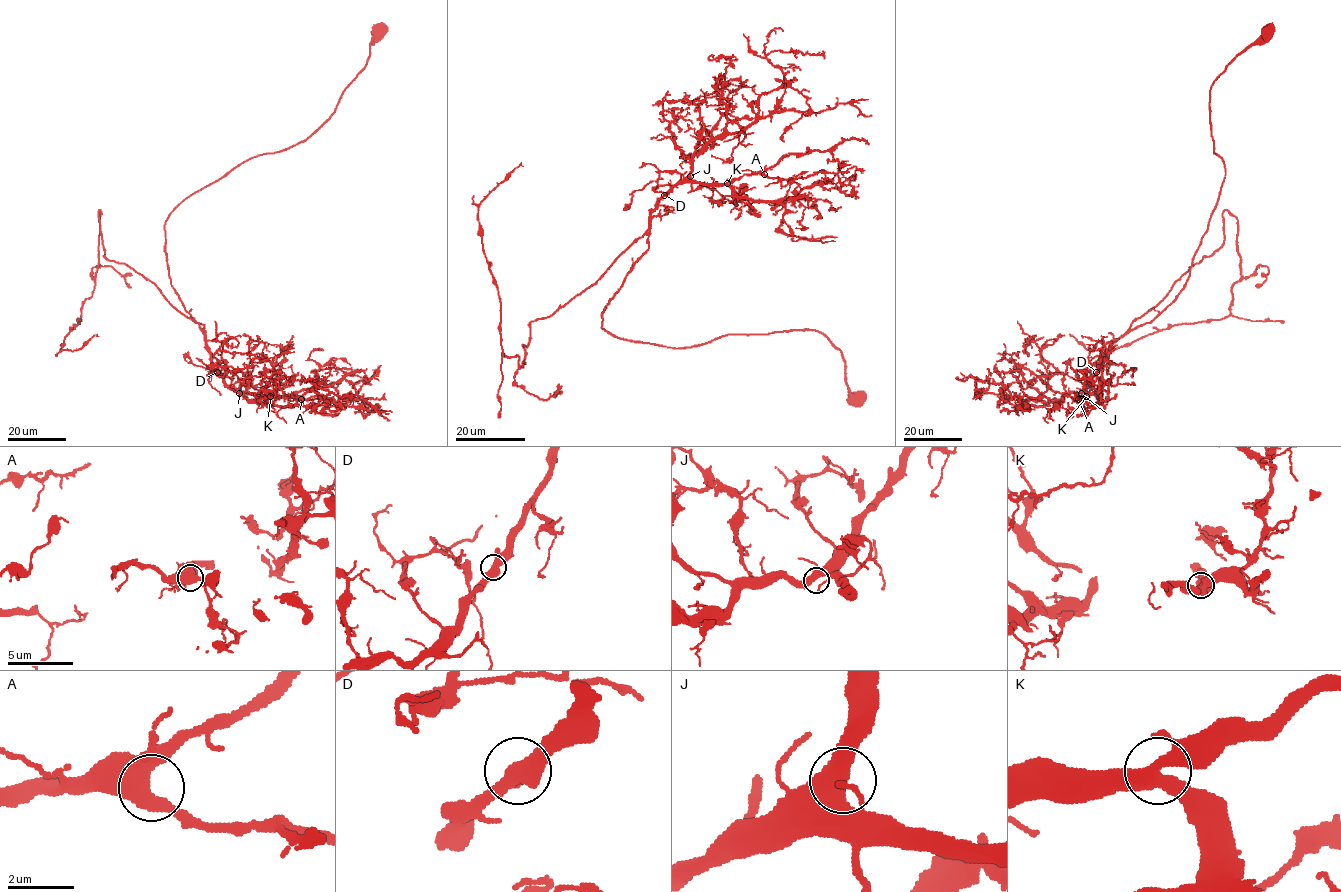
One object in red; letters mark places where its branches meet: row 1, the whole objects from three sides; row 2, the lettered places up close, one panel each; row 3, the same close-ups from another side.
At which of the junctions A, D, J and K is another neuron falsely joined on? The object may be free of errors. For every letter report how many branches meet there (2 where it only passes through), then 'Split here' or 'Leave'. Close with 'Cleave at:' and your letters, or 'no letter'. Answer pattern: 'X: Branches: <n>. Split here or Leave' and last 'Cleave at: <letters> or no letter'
A: Branches: 3. Leave
D: Branches: 2. Leave
J: Branches: 2. Leave
K: Branches: 3. Leave
Cleave at: no letter

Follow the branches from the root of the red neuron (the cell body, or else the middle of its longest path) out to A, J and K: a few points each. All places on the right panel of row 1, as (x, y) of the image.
A: (1267, 31), (1210, 89), (1214, 153), (1225, 174), (1185, 287), (1150, 321), (1110, 346), (1086, 396), (1078, 399)
J: (1267, 31), (1210, 89), (1214, 153), (1225, 174), (1185, 287), (1150, 321), (1110, 346), (1081, 393)
K: (1267, 31), (1210, 89), (1214, 153), (1225, 174), (1186, 284), (1150, 321), (1110, 346), (1086, 396)

